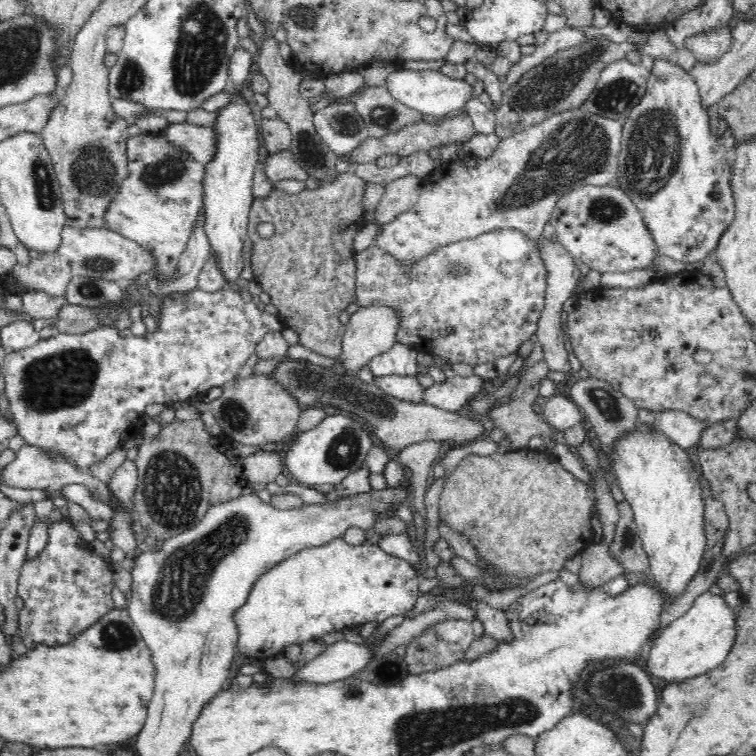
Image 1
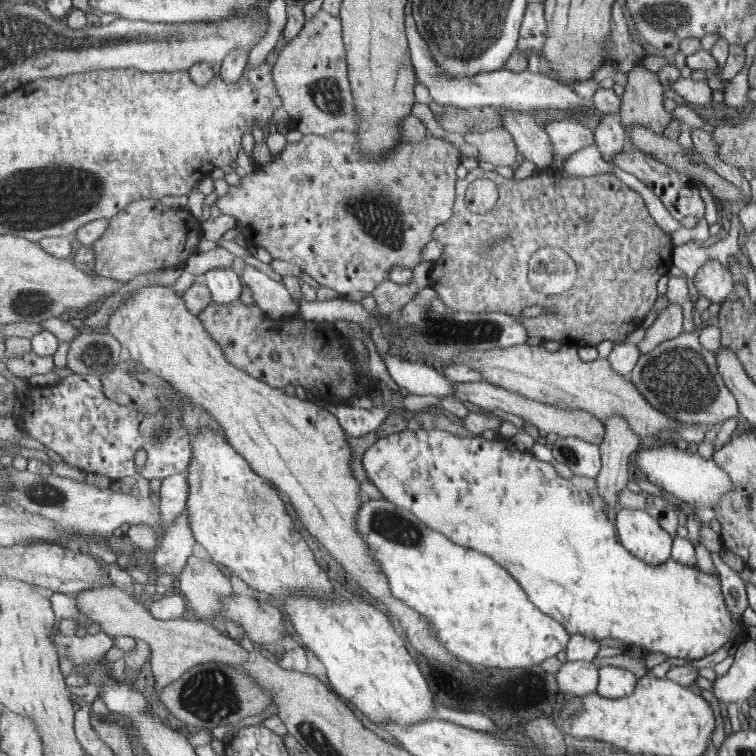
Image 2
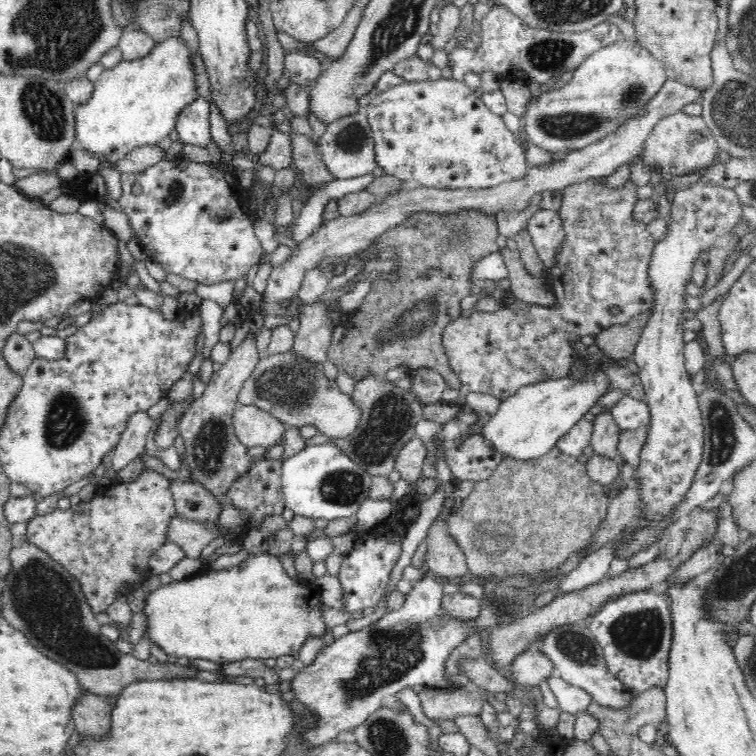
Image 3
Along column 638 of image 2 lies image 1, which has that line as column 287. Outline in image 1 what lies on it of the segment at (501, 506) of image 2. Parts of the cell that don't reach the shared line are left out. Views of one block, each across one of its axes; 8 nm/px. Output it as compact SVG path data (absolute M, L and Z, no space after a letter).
M342 537L320 546L302 548L290 558L280 561L258 577L248 601L234 612L238 627L237 650L248 661L259 662L283 654L286 646L300 645L308 640L320 641L324 634L362 626L367 622L383 622L390 616L406 614L418 598L419 577L413 567L396 556L391 556L377 544L367 542L350 545Z

